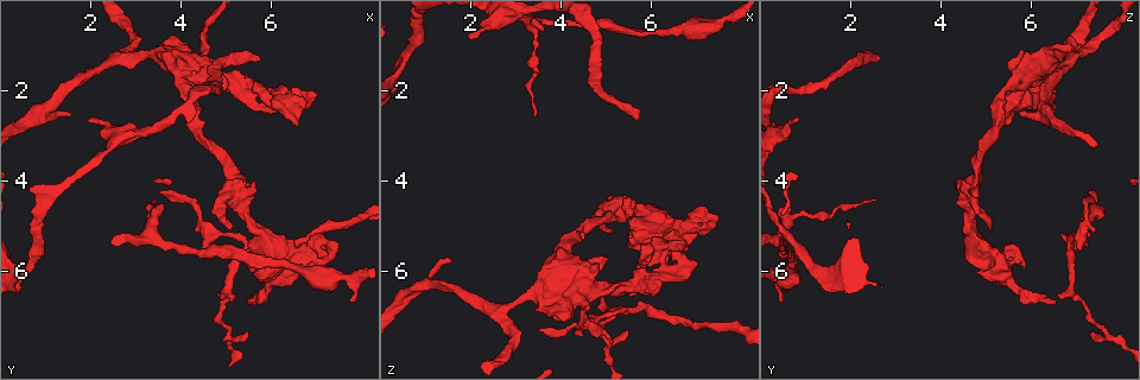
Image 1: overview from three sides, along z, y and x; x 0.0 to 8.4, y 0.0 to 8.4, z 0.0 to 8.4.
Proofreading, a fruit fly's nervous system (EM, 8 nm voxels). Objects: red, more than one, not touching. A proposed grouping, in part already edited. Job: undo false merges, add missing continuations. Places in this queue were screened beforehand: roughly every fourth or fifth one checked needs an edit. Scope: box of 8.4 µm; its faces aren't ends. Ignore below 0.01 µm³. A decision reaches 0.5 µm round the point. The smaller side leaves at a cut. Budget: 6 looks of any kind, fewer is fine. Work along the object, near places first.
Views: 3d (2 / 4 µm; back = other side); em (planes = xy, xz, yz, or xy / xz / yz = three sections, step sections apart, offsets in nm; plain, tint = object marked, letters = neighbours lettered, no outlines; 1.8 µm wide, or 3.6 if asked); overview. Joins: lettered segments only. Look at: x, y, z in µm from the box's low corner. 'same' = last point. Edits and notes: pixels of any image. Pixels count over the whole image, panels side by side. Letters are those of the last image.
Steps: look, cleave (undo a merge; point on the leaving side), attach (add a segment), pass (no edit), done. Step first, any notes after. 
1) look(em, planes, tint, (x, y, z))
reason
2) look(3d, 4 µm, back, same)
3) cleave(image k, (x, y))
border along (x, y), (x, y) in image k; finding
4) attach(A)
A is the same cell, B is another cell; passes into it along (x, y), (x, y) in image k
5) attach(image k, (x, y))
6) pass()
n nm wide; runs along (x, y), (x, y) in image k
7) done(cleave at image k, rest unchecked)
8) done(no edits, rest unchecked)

look(3d, 2 µm, (5.75, 1.25, 2.60))
end of a long branch

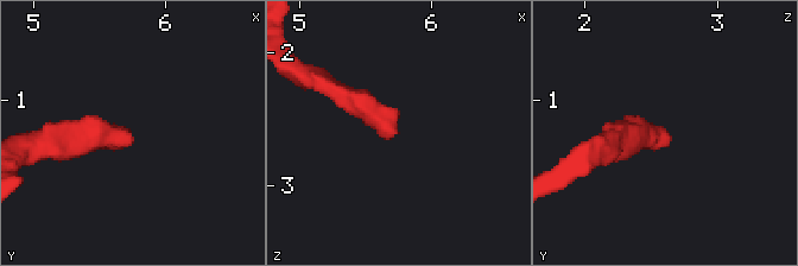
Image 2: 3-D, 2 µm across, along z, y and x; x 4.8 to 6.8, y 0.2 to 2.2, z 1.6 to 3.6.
look(em, planes, letters, (5.76, 1.34, 2.62))
need the tissue

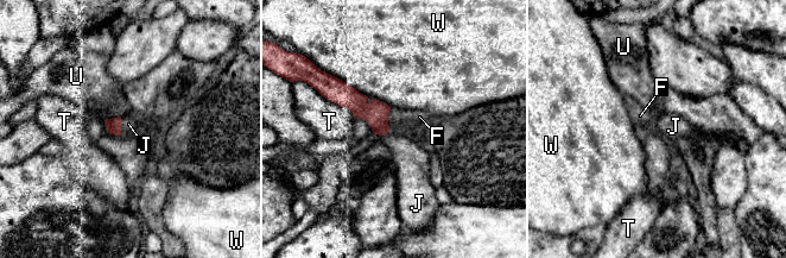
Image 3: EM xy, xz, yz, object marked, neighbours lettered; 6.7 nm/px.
attach(J)
J is the same cell, F, T, U and W are other cells; passes into it along (113, 126), (120, 126), (128, 124) in image 3; the neuron continues

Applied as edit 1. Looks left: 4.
look(3d, 2 µm, (3.45, 4.45, 2.50))
tapers out

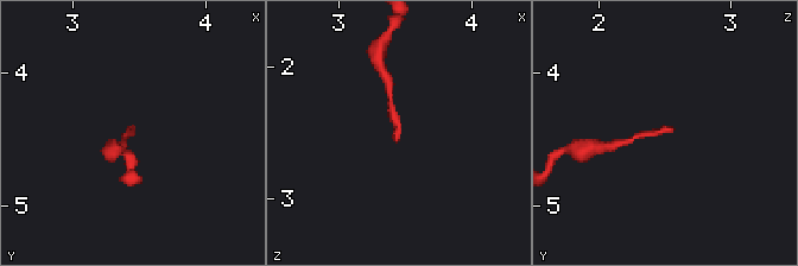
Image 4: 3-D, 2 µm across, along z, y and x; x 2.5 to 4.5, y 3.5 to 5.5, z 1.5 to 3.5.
look(em, 3.6 µm, yz, step 8, tint, (3.42, 4.44, 2.56))

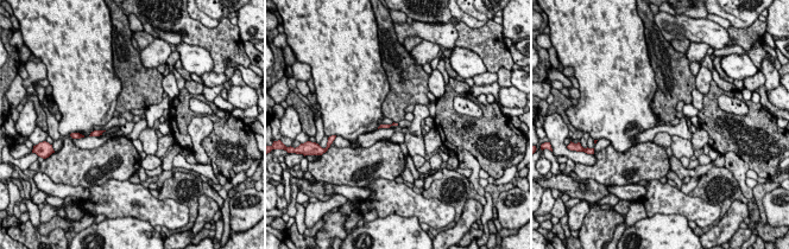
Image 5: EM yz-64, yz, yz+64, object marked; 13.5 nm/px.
look(em, 3.6 µm, planes, letters, same)
cut it another way

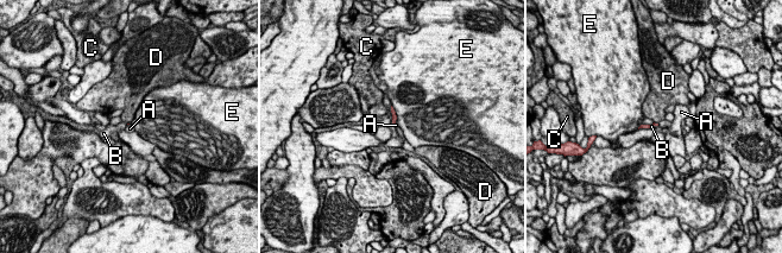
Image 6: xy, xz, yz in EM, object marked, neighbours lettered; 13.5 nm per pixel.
pass()
A, B, C, D and E are other cells; border along (391, 118), (393, 125) in image 6; none of them fits

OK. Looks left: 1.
look(em, planes, letters, (3.80, 0.80, 6.90))

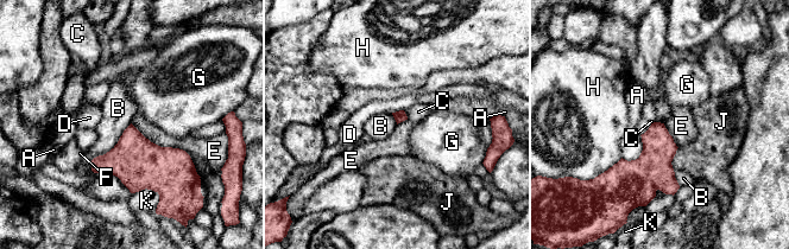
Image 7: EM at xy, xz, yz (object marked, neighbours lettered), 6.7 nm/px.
pass()
E touches over 440 nm; A, B, C, D, E, F, G, H, J and K are other cells; border along (131, 122), (90, 161), (94, 173) in image 7; none of them fits

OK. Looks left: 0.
done(attach at image 3, rest unchecked)

